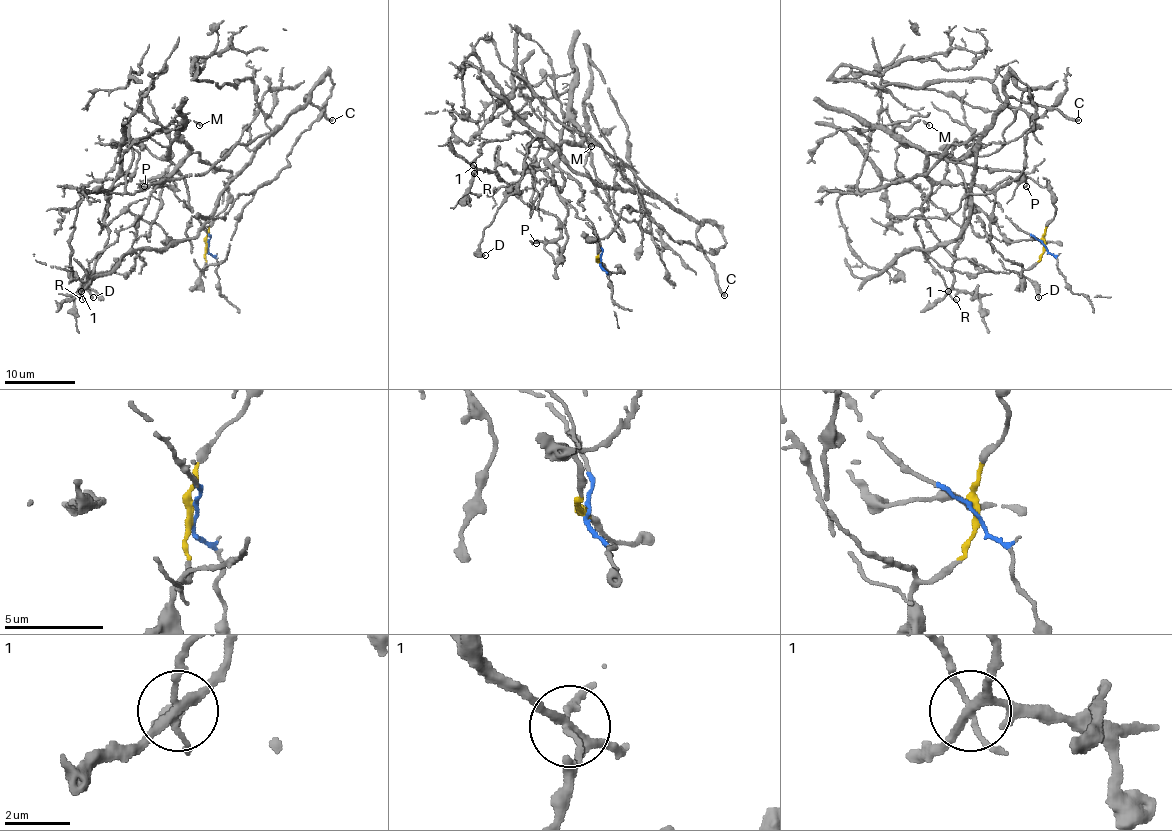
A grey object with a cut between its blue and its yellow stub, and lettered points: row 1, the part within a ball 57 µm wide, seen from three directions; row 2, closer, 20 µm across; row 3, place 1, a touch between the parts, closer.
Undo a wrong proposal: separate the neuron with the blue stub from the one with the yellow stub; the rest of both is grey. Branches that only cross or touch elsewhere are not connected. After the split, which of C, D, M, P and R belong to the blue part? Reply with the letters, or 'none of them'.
M, P, R

